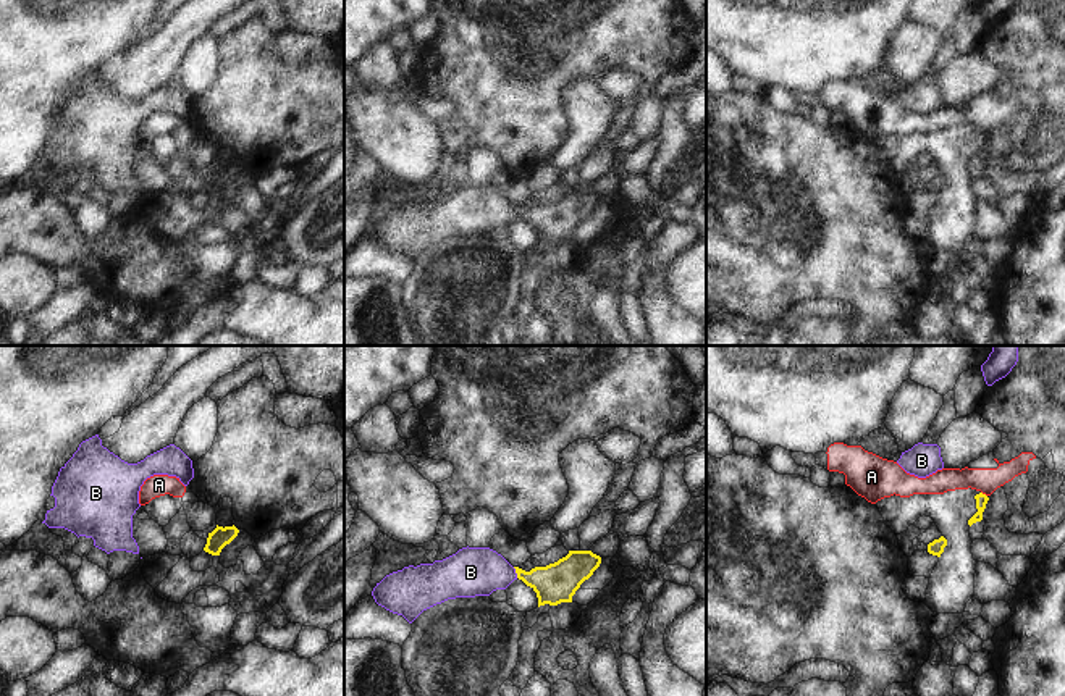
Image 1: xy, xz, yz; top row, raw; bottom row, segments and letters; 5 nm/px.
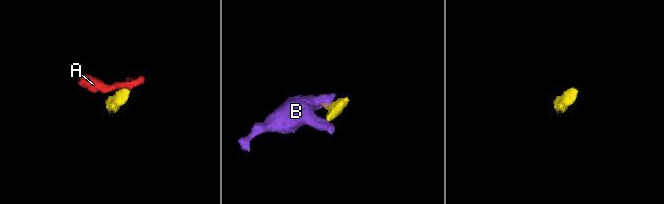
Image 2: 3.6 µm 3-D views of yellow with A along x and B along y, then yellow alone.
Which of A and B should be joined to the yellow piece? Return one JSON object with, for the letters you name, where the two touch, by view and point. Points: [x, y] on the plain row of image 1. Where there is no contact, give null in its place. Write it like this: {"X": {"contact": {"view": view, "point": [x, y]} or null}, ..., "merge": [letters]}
{"B": {"contact": {"view": "xz", "point": [516, 210]}}, "merge": ["B"]}

